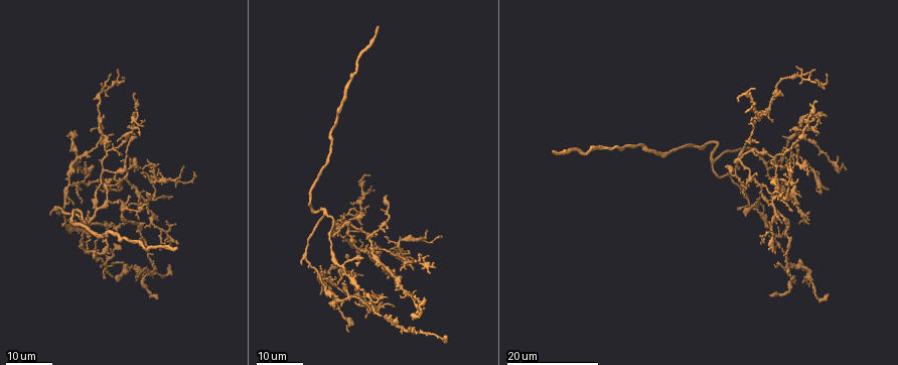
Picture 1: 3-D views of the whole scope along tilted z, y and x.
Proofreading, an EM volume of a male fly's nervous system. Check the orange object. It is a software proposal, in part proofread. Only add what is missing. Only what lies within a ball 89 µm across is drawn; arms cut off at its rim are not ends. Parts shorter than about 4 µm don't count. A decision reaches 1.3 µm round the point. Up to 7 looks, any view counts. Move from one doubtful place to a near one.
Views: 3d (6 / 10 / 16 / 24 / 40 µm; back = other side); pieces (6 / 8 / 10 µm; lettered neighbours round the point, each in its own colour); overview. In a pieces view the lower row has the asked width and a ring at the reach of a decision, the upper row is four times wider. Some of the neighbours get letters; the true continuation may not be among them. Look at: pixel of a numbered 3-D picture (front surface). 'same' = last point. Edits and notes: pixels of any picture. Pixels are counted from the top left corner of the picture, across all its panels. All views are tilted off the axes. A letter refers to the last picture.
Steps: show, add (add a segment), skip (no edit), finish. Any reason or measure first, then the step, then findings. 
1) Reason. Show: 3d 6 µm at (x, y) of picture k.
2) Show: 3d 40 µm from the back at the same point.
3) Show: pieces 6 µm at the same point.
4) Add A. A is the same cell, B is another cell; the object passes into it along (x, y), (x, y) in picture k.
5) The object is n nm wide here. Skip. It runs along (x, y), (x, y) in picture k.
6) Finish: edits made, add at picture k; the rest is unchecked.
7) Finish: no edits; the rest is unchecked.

Free end. Show: 3d 24 µm at (91, 167) of picture 1.

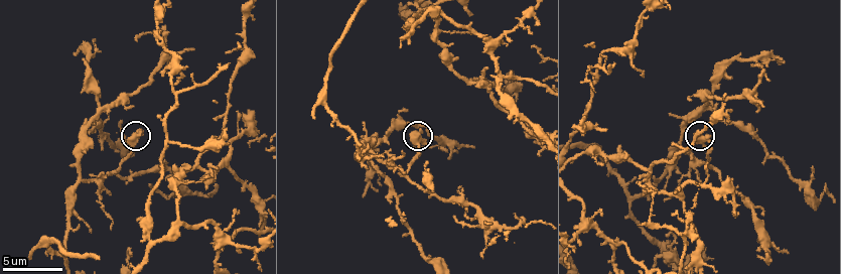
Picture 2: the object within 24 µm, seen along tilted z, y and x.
Show: pieces 8 µm at (420, 129) of picture 2.

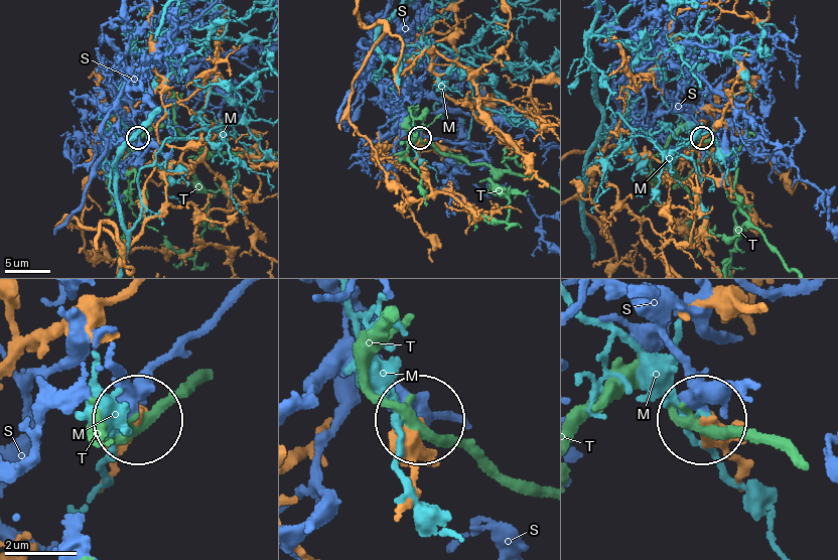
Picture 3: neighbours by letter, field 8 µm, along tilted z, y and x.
Skip. M, S and T are other cells; none of them fits.

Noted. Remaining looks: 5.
Branch stops here. Show: 3d 24 µm at (798, 205) of picture 1.

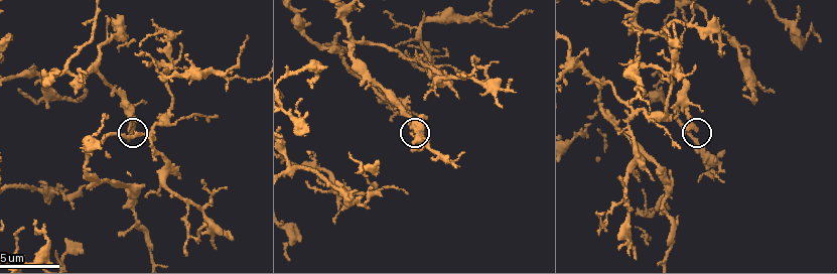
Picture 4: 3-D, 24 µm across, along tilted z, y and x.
Show: pieces 10 µm at (698, 128) of picture 4.

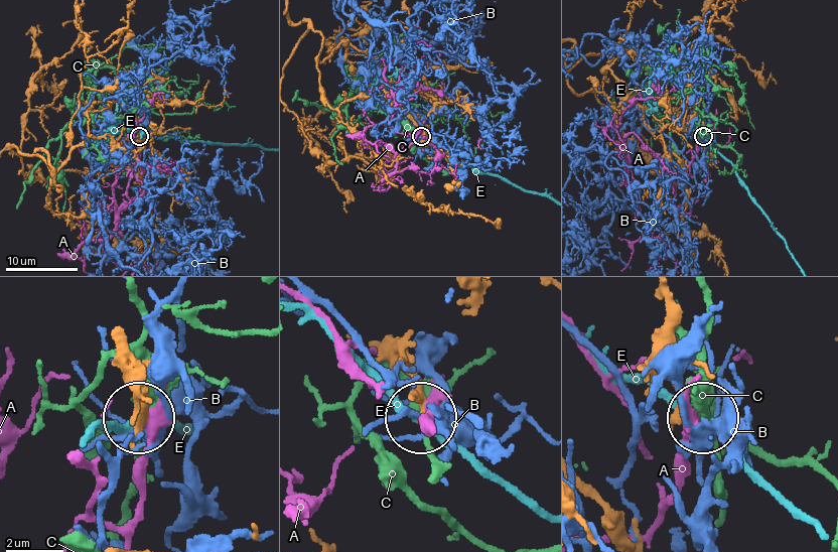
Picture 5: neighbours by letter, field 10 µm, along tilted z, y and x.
The object is 230 nm wide here. Skip. A, B, C and E are other cells; it runs along (122, 369), (143, 416) in picture 5; none of them fits.

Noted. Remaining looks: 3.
An open end. Show: pieces 8 µm at (648, 245) of picture 4.

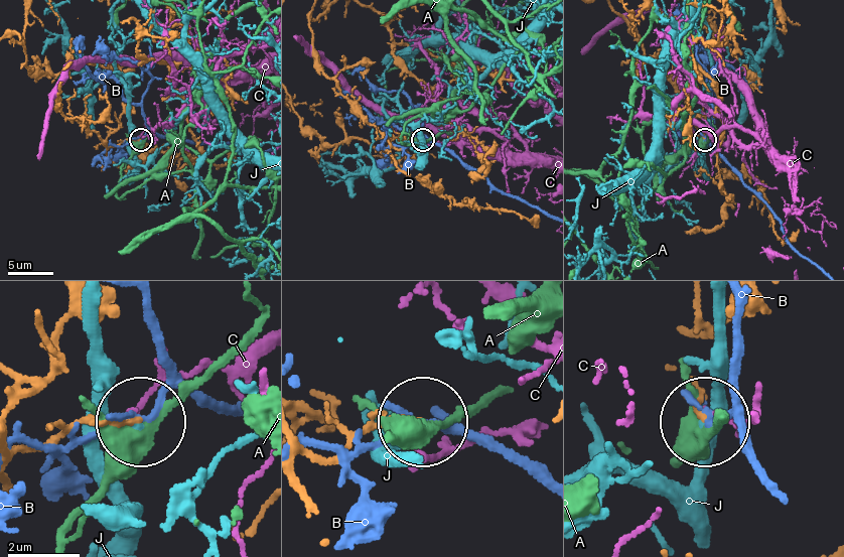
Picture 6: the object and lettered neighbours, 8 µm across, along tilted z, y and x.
Skip. A, B, C and J are other cells; it runs along (57, 99), (57, 110), (95, 131), (105, 146), (139, 140) in picture 6; none of them fits.

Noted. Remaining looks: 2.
Thin end. Show: pieces 6 µm at (413, 151) of picture 4.

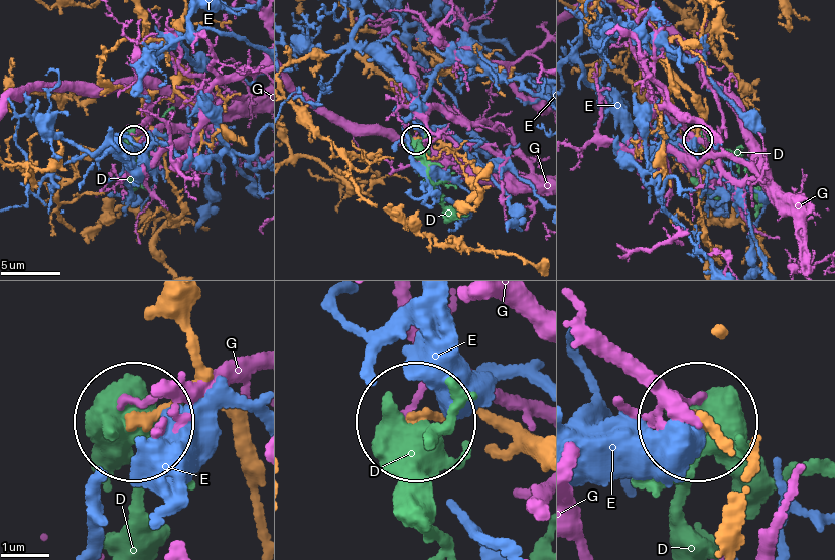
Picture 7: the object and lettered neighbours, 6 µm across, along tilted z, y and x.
Skip. D, E and G are other cells; none of them fits.

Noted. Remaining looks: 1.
Finish: no edits; the rest is unchecked.

